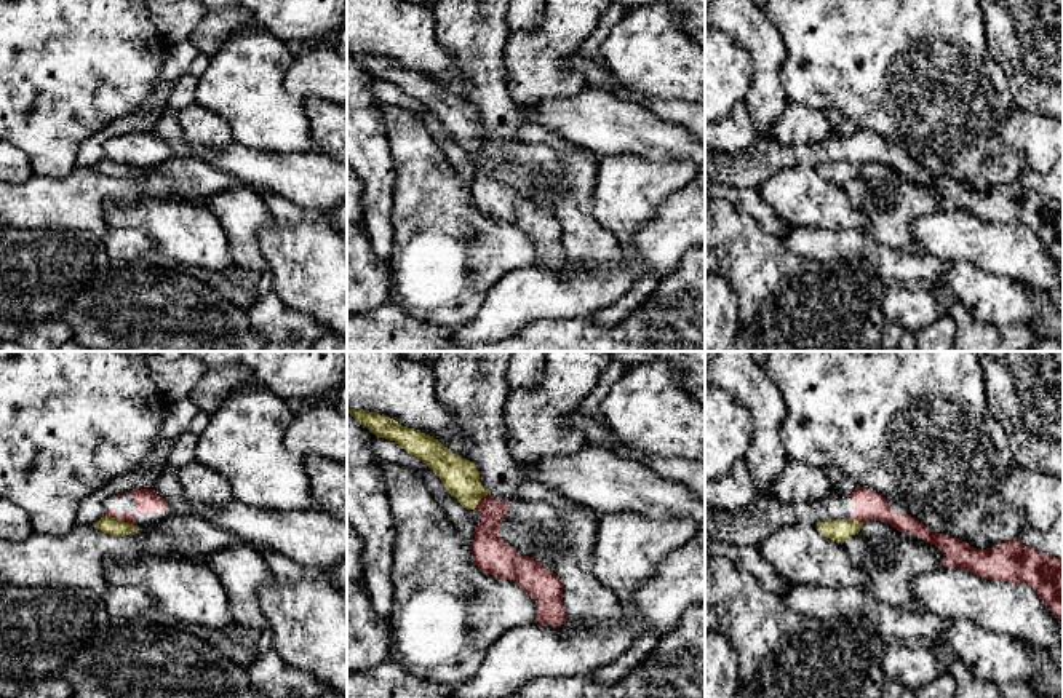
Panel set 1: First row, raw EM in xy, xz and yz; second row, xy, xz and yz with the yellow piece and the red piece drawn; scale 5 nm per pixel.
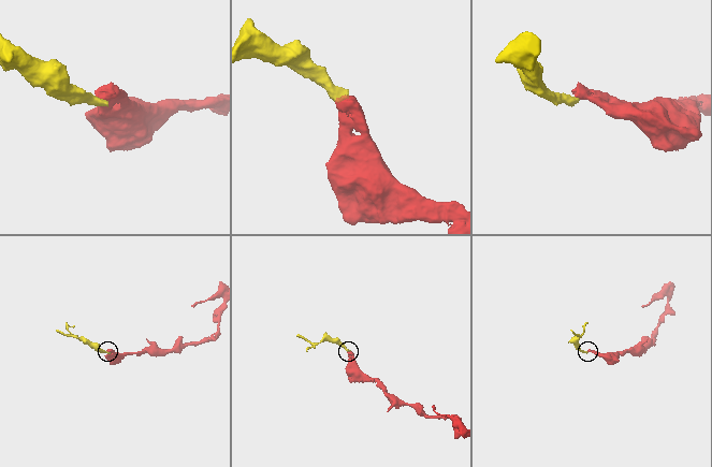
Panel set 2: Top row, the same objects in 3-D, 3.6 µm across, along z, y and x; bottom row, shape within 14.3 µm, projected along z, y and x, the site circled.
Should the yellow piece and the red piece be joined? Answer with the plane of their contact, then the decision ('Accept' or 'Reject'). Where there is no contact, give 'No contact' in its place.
Touches yellow in xy. Reject

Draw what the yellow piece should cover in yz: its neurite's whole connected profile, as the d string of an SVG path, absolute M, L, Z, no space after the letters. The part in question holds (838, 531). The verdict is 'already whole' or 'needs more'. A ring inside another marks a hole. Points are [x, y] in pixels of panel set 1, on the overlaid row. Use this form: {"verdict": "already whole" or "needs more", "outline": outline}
{"verdict": "already whole", "outline": "M836 519L836 521L823 521L817 524L817 530L836 541L836 543L844 543L847 538L850 538L852 535L858 533L862 529L860 521L850 521L850 519Z"}

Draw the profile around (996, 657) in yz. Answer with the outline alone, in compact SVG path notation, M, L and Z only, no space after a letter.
M964 618L948 620L948 628L929 645L943 660L957 658L978 679L994 684L1029 682L1041 666L1041 660L1020 640Z

